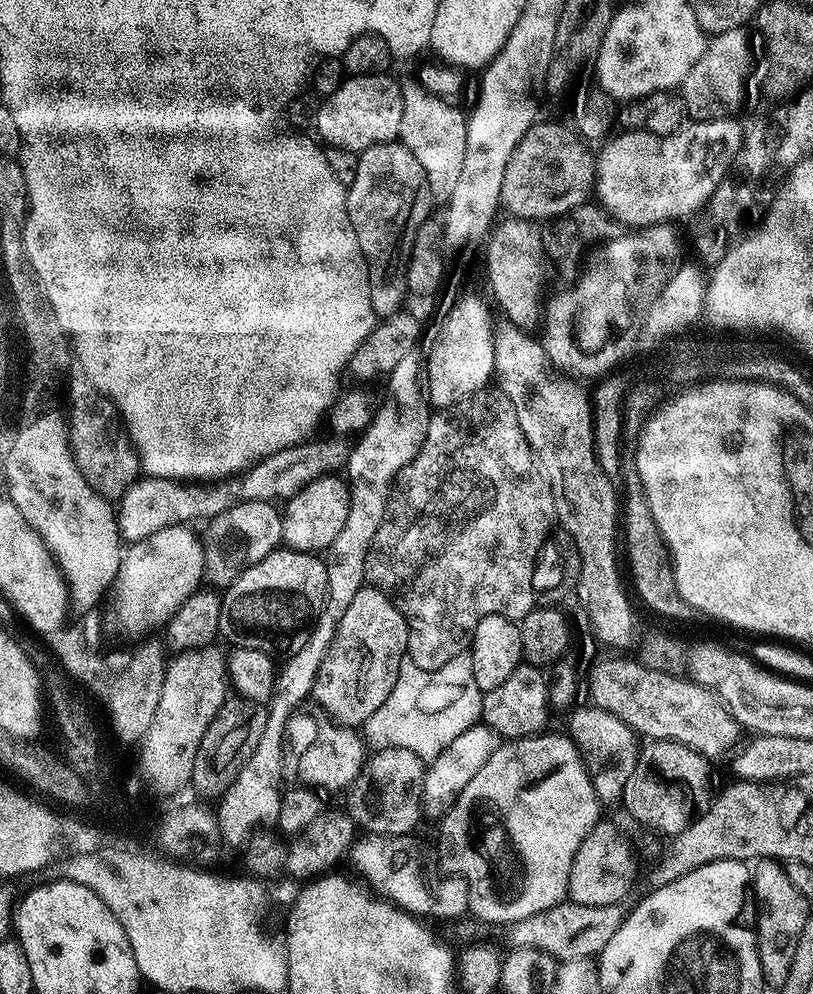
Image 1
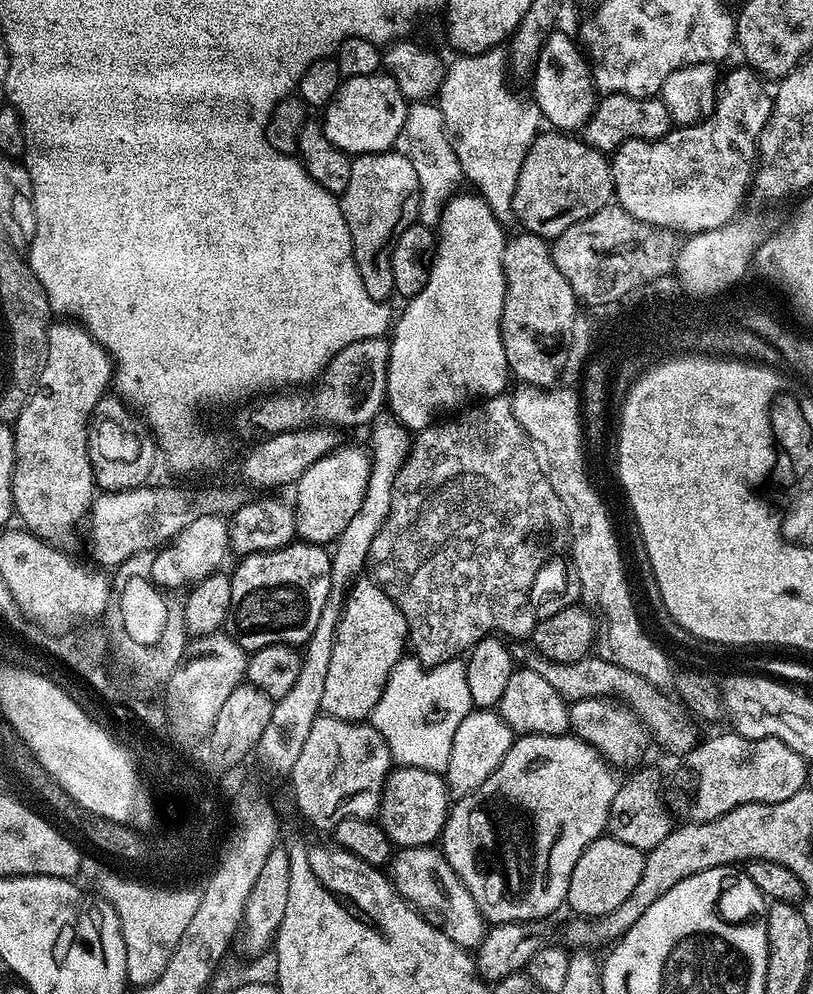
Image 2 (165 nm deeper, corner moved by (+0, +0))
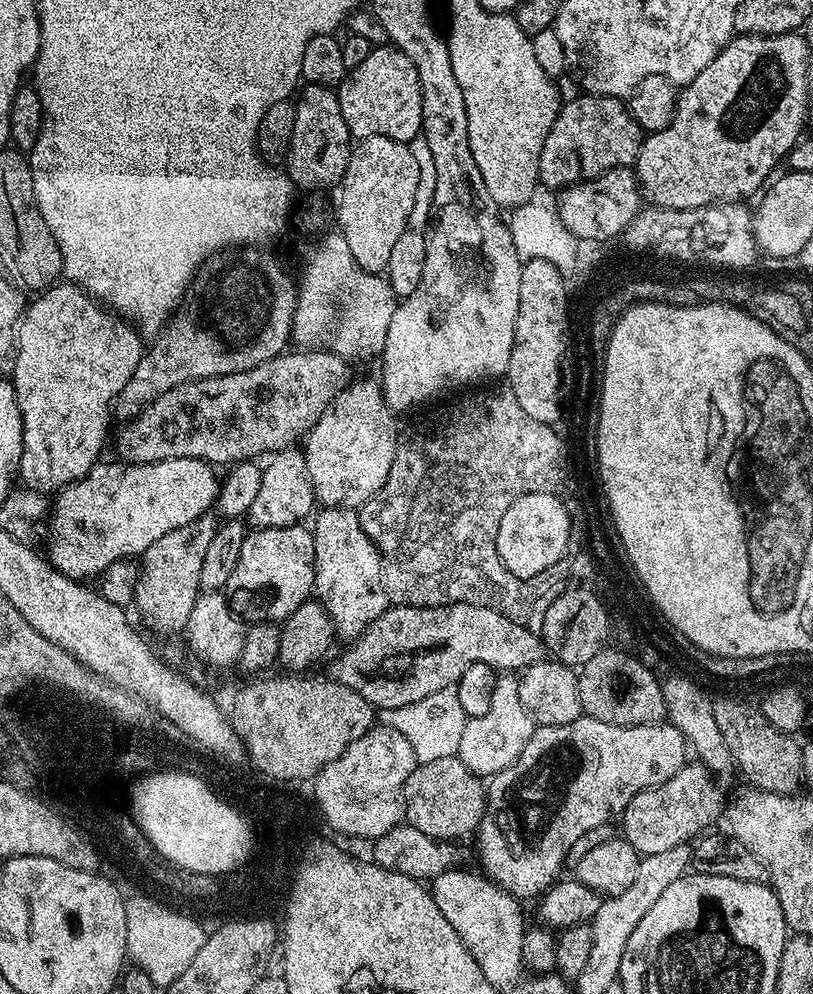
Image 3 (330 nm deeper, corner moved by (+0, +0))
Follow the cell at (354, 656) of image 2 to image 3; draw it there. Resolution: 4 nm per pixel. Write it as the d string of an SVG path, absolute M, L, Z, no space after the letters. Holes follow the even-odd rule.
M321 507L315 513L315 520L316 528L311 529L316 555L314 592L319 603L330 614L337 637L341 641L351 642L390 607L382 582L380 552L371 536L362 530L359 515L351 508Z

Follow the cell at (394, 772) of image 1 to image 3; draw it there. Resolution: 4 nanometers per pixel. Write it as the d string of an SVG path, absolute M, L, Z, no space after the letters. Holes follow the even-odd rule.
M455 755L437 758L435 762L417 763L415 770L406 778L404 787L404 815L422 834L432 840L455 841L455 836L473 833L484 813L486 784L475 776Z

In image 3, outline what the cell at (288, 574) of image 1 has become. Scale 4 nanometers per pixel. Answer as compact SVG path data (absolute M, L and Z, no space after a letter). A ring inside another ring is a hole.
M298 523L285 528L257 528L245 535L238 566L234 566L226 589L230 610L245 625L279 625L313 595L316 586L314 538L304 527Z

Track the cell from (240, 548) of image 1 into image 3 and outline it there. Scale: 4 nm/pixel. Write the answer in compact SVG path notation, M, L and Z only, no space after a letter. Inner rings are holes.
M291 446L271 453L269 460L272 461L268 465L265 463L262 468L262 486L258 486L254 502L250 502L247 523L257 529L285 528L307 521L307 516L309 515L309 519L313 515L317 503L303 451L299 447Z

